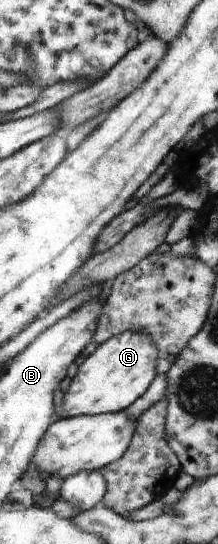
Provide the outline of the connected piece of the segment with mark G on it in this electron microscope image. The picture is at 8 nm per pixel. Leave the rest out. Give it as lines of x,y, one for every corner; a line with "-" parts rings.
124,331
101,343
84,359
70,386
64,391
62,417
104,415
120,413
146,393
156,374
156,361
160,353
146,333

